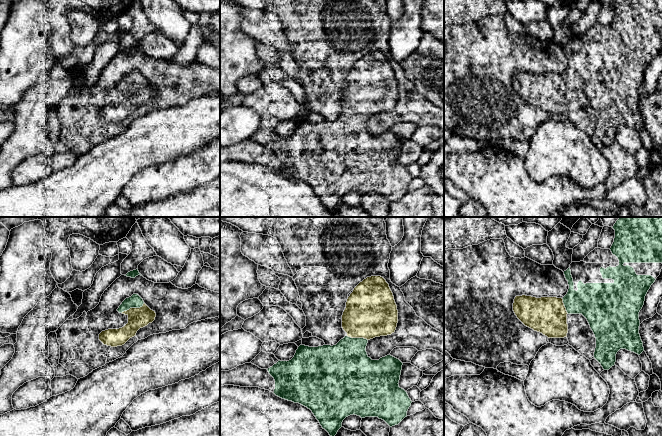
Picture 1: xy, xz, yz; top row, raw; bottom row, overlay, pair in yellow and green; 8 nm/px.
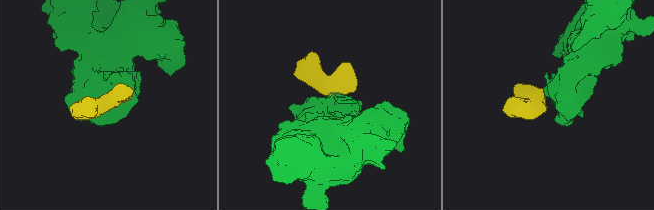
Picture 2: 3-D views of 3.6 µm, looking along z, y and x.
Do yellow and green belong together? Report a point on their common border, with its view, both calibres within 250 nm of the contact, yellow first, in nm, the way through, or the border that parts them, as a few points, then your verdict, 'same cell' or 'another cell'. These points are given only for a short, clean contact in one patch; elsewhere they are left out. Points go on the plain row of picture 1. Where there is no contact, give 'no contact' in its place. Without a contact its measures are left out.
xy (132, 84) | 160/110 nm | across xy (138, 94), (138, 90), (132, 84), (135, 77) | same cell

